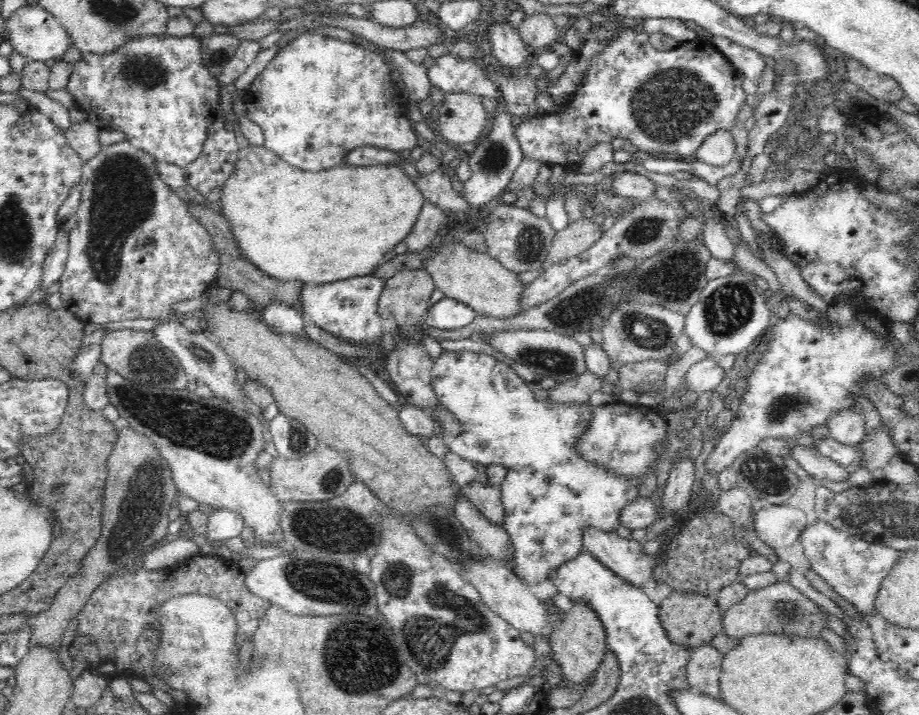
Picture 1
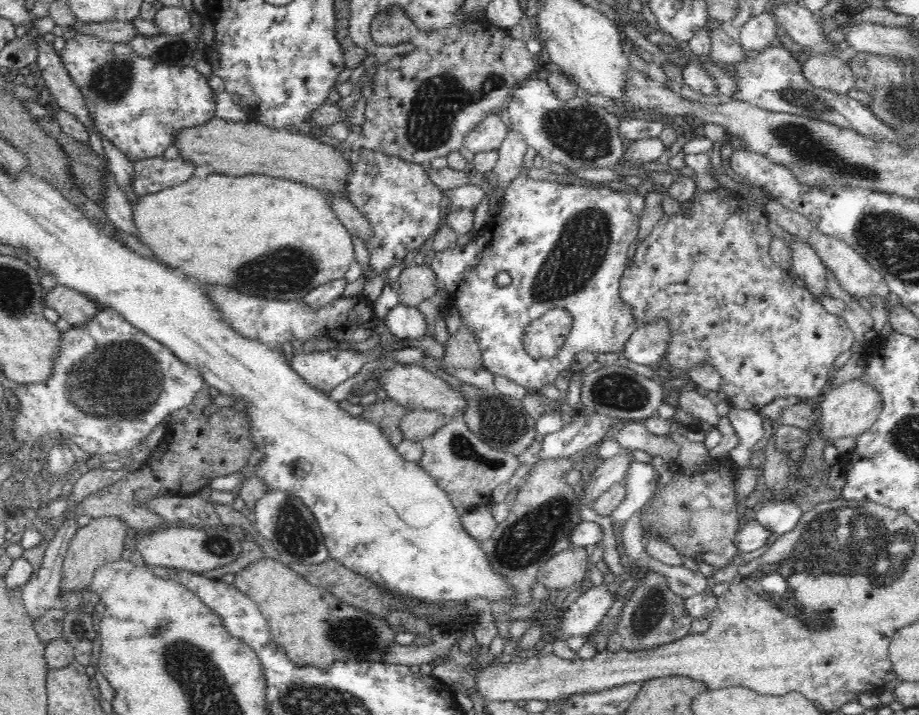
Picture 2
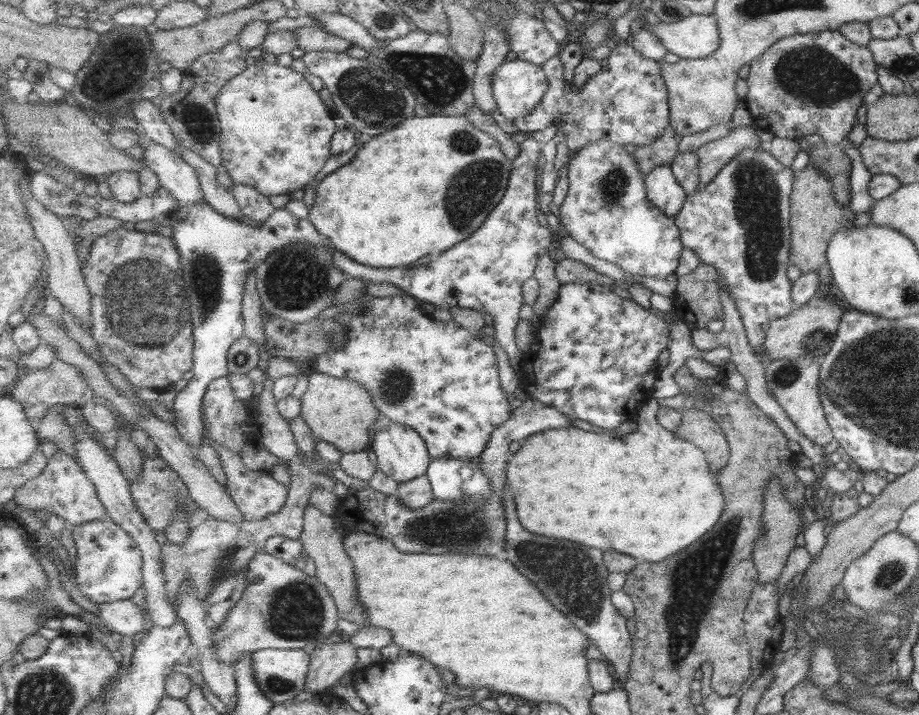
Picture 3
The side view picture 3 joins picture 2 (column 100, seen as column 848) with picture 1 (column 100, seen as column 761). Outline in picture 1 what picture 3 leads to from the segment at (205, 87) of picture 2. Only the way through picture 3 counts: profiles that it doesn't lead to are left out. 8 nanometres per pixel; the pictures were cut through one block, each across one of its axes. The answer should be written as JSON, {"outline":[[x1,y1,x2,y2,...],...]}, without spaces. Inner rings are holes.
{"outline":[[145,34,132,35,128,37,114,52,106,54,95,54,94,52,84,52,77,62,70,62,71,73,65,86,66,92,69,92,73,98,74,105,86,116,86,121,100,129,110,128,110,130,120,130,125,136,125,142,149,154,156,161,164,161,170,164,177,164,180,167,194,162,201,153,202,145,208,138,208,128,214,124,214,120,223,117,222,103,220,102,220,83,204,65,201,60,201,41,194,34,186,36,168,36,168,34]]}

